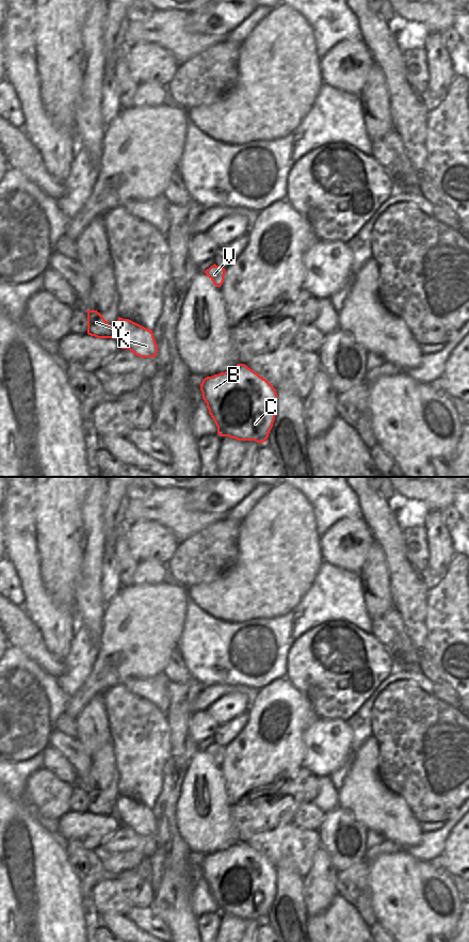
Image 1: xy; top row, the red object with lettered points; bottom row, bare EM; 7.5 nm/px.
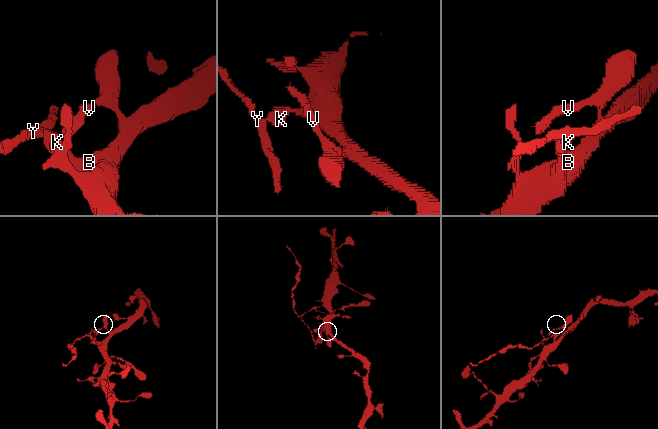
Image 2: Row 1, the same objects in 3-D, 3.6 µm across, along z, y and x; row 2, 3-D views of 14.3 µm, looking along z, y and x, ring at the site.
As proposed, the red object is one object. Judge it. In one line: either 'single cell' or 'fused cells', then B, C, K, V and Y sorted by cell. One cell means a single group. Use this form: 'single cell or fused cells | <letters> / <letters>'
fused cells | B C K V / Y

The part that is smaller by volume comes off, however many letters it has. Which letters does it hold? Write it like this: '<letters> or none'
Y

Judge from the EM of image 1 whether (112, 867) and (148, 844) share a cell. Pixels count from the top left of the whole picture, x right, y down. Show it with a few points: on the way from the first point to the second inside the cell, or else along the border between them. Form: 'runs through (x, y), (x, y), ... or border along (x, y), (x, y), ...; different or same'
border along (112, 853), (136, 850), (145, 858); different

